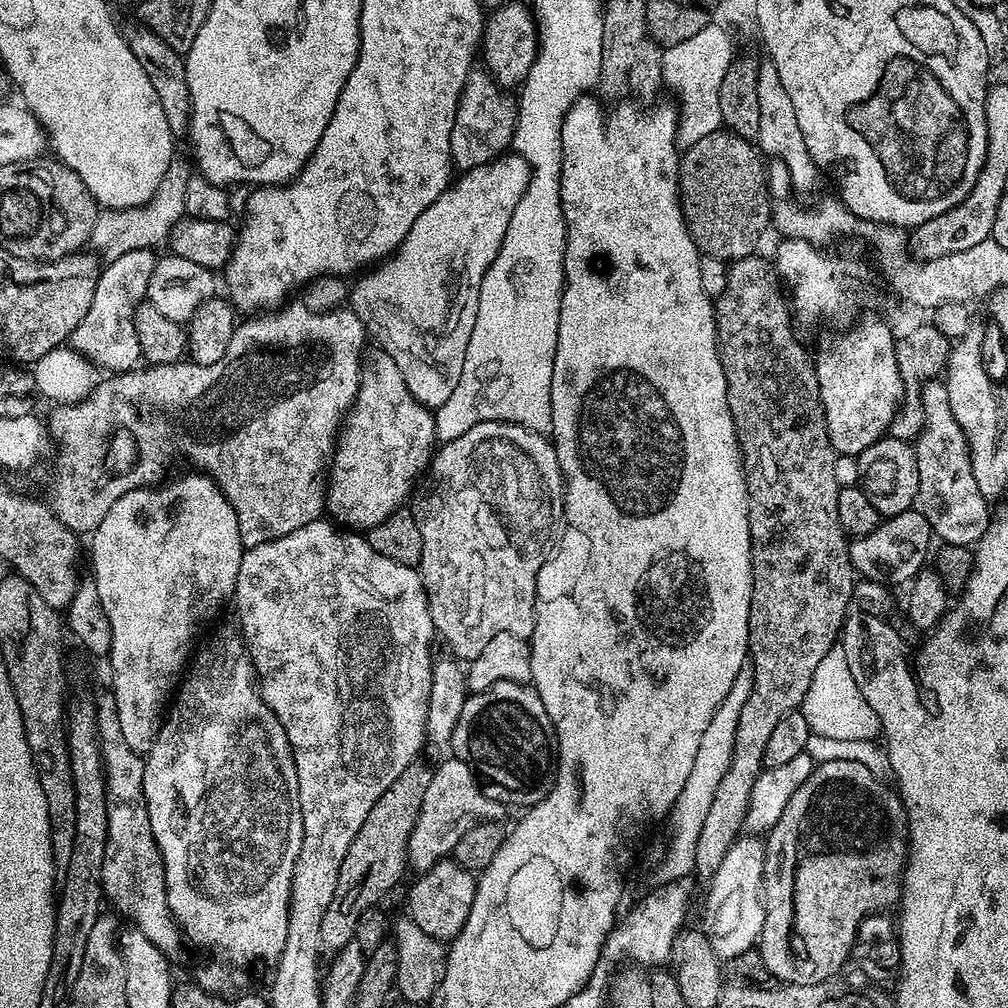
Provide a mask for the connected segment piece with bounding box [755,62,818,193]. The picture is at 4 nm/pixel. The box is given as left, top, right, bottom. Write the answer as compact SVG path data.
M770 62L761 63L758 70L758 134L755 143L765 157L773 156L784 163L783 171L793 193L815 190L818 169L806 150L806 142L802 142L802 129L798 126L798 118L794 118L794 102L790 102L782 78L778 78L778 70L774 70Z

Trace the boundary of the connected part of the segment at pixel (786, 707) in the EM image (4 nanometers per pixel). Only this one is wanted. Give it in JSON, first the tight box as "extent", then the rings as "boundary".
{"extent":[694,254,858,878],"boundary":[[[760,254],[731,261],[728,285],[720,296],[715,297],[714,307],[716,341],[720,343],[720,361],[728,383],[726,398],[748,483],[748,521],[752,543],[748,655],[752,669],[752,693],[746,706],[742,706],[730,770],[722,778],[718,794],[714,794],[714,803],[706,814],[706,822],[702,822],[702,834],[698,834],[694,872],[697,877],[703,878],[710,878],[714,870],[718,870],[722,858],[726,858],[726,850],[730,850],[730,846],[745,831],[746,810],[754,782],[764,768],[770,733],[778,722],[782,722],[782,718],[786,718],[786,714],[797,711],[803,705],[806,690],[810,690],[810,678],[814,678],[814,670],[818,670],[818,662],[826,658],[831,648],[837,647],[844,617],[850,611],[858,583],[848,553],[850,540],[838,518],[838,494],[842,481],[836,477],[838,453],[826,430],[816,360],[796,337],[798,328],[794,323],[790,300],[773,261],[763,260]]]}

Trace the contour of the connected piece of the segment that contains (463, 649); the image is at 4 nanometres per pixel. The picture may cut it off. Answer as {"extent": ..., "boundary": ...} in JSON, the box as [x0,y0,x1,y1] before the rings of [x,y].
{"extent":[414,420,565,662],"boundary":[[[505,420],[494,422],[482,422],[478,426],[470,426],[466,434],[462,434],[453,440],[445,440],[435,449],[430,465],[432,480],[424,478],[419,481],[414,496],[417,496],[414,515],[418,522],[418,530],[422,534],[422,558],[418,565],[418,571],[424,589],[428,595],[430,606],[430,618],[436,627],[437,637],[448,643],[448,648],[457,661],[467,662],[478,658],[482,654],[482,646],[494,638],[494,634],[509,632],[515,636],[531,637],[536,625],[536,583],[538,582],[538,570],[553,555],[552,547],[560,536],[560,524],[565,523],[564,518],[564,475],[560,473],[560,463],[556,446],[548,436],[538,434],[529,428],[523,428],[521,424],[511,424]]]}

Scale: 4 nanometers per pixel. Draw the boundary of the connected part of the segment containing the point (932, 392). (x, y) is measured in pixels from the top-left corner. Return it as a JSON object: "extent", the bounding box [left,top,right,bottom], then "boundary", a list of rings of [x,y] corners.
{"extent":[914,379,990,545],"boundary":[[[929,379],[920,388],[920,394],[925,422],[914,441],[920,483],[919,507],[930,522],[937,541],[944,544],[975,545],[988,529],[990,504],[985,500],[982,490],[978,490],[966,434],[962,426],[958,426],[954,410],[950,410],[950,394],[943,379]]]}

